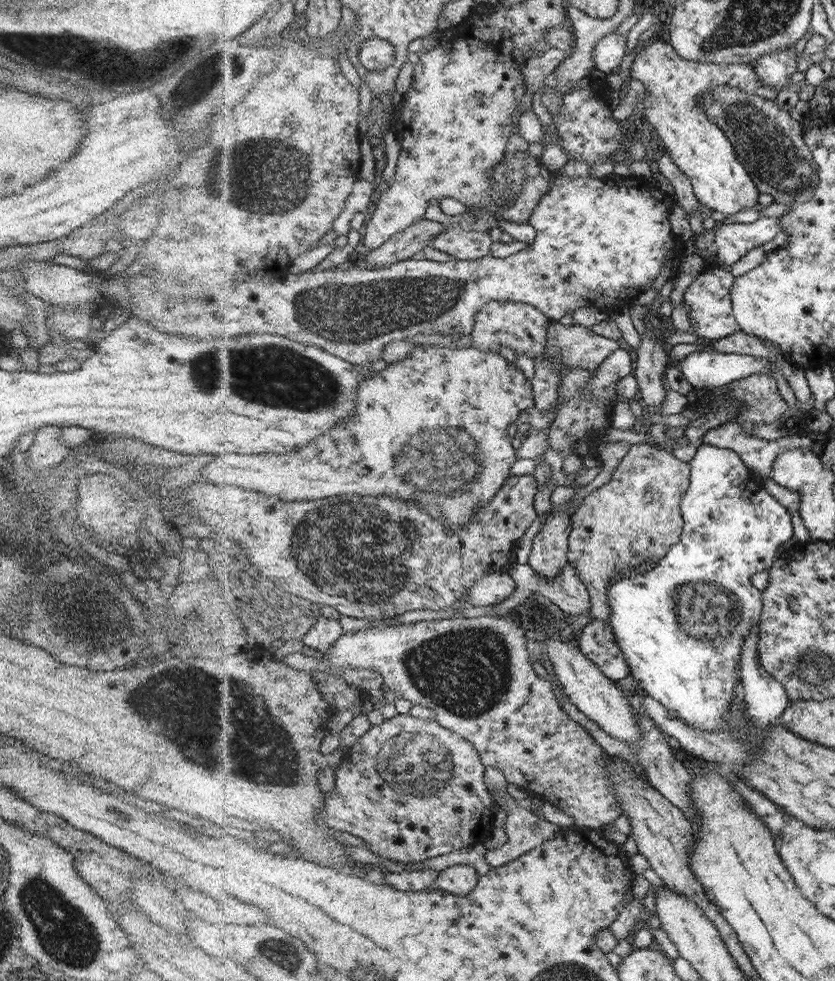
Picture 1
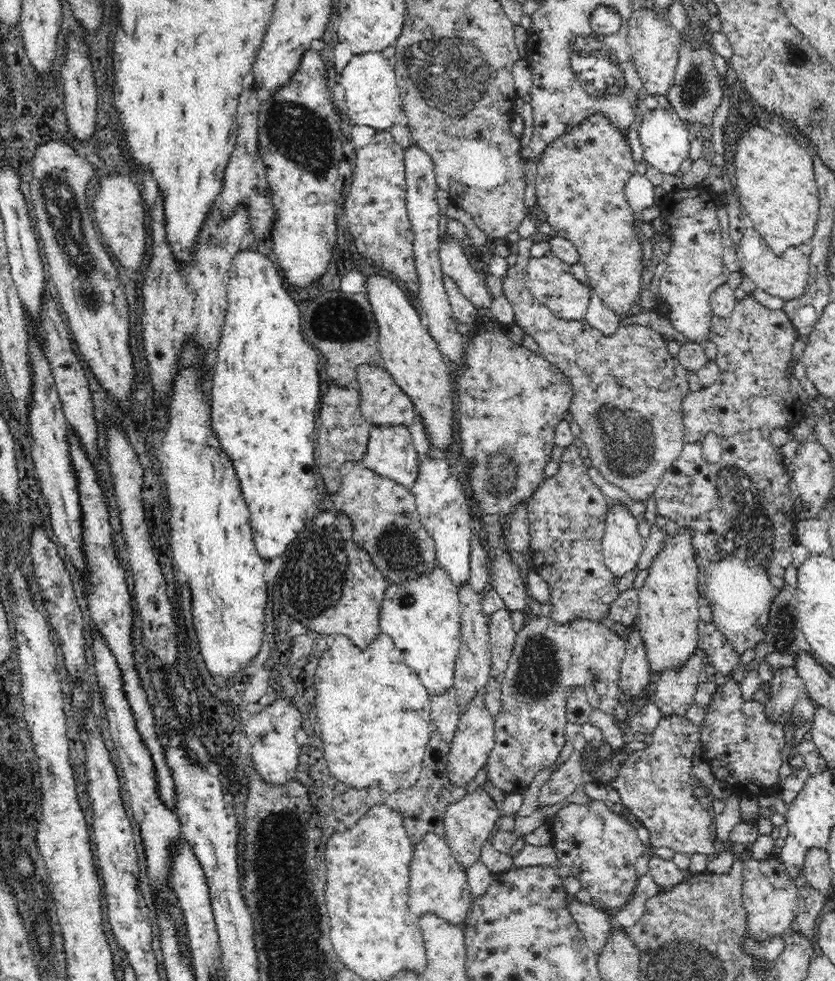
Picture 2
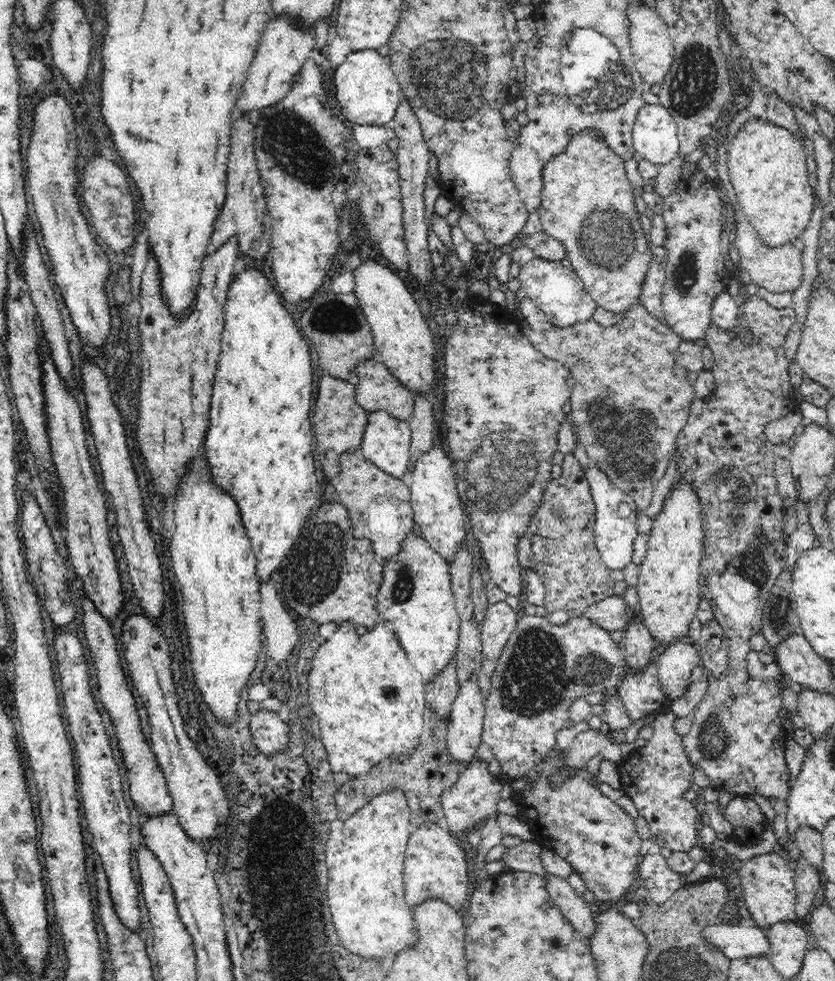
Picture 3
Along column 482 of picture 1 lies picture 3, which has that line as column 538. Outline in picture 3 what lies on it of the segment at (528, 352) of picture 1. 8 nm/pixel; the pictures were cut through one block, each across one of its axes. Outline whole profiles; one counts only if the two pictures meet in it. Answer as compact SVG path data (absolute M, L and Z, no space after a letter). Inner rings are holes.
M527 296L520 300L519 309L522 319L526 324L528 338L532 339L535 347L544 357L555 359L557 362L563 363L573 375L575 387L570 399L573 405L569 418L574 421L577 427L576 441L581 443L586 449L590 464L604 471L604 474L607 474L608 478L611 479L616 486L620 487L625 494L628 494L635 501L639 513L642 514L648 509L658 481L664 476L664 472L666 472L666 468L668 468L668 464L670 464L670 458L672 458L672 455L674 455L677 450L677 434L685 428L692 402L694 402L696 398L695 390L687 380L687 370L680 367L675 360L676 350L681 343L680 335L674 333L674 331L666 327L664 323L656 319L640 302L632 304L632 306L628 308L628 311L624 312L624 320L622 320L620 324L606 328L600 326L593 318L581 323L576 323L572 326L556 326L546 318L545 312Z

